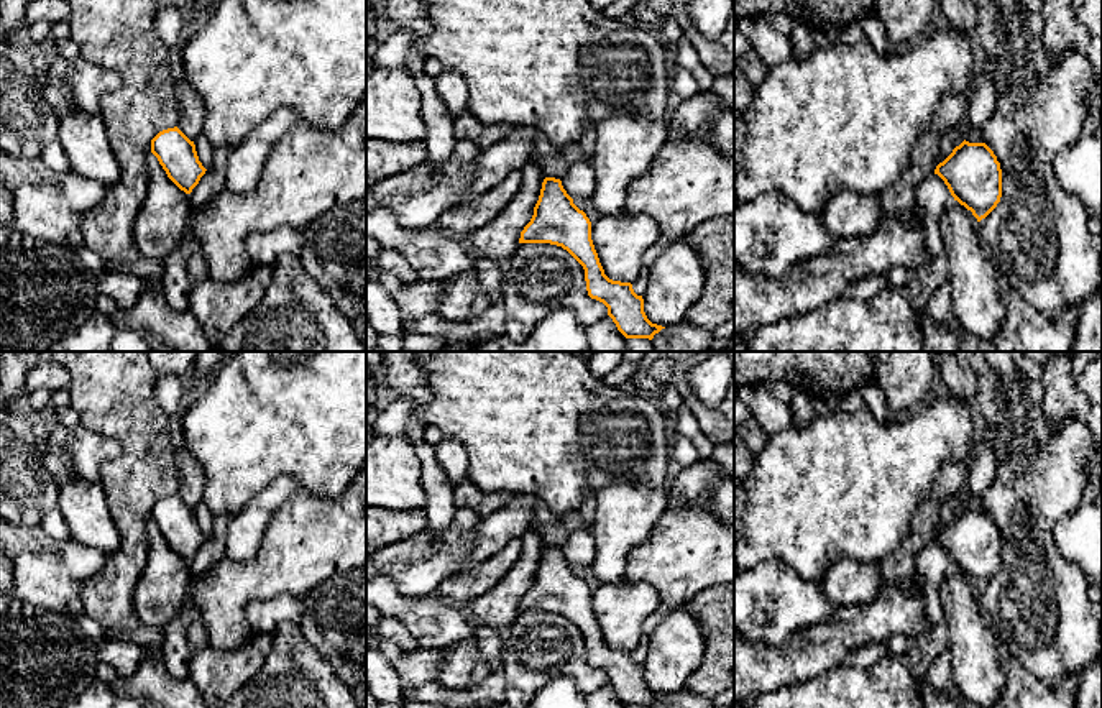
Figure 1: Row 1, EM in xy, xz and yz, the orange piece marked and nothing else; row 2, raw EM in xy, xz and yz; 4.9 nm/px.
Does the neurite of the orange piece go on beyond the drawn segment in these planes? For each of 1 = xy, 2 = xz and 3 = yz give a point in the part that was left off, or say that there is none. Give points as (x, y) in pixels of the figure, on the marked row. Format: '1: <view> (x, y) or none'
1: none
2: none
3: none

